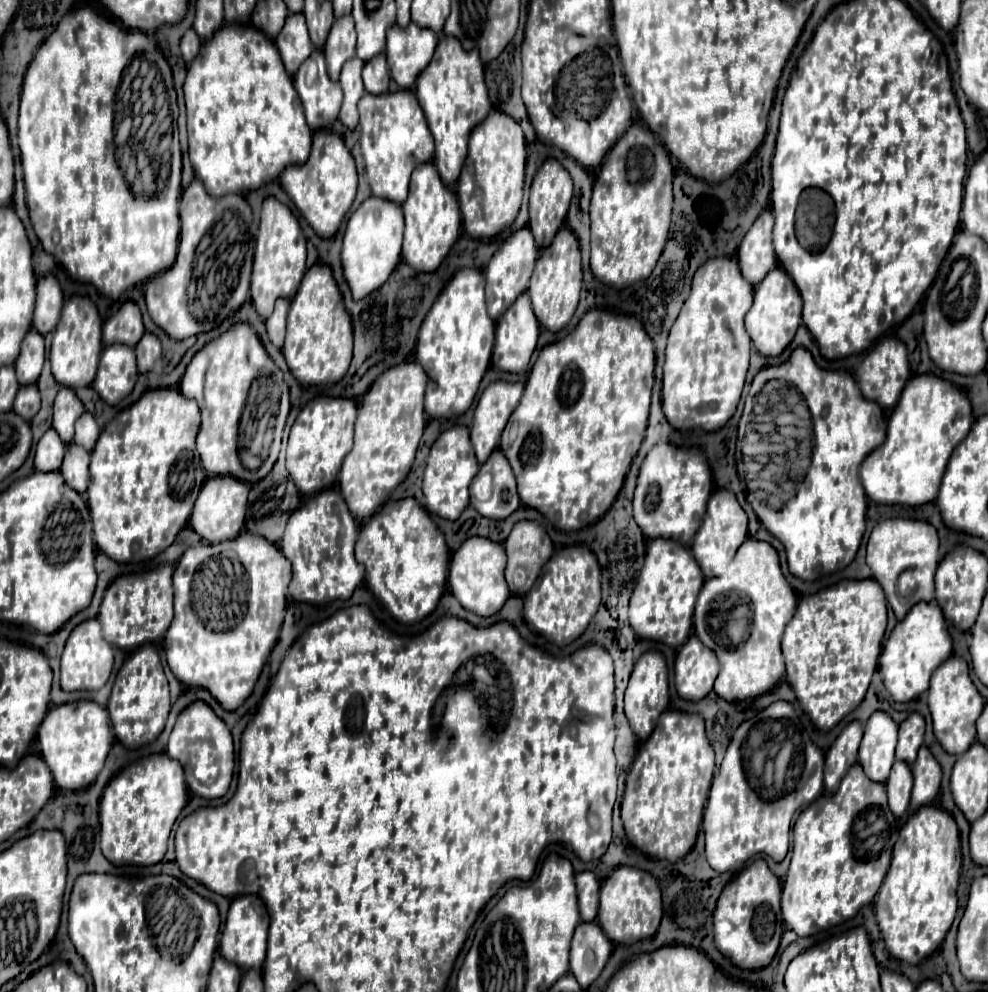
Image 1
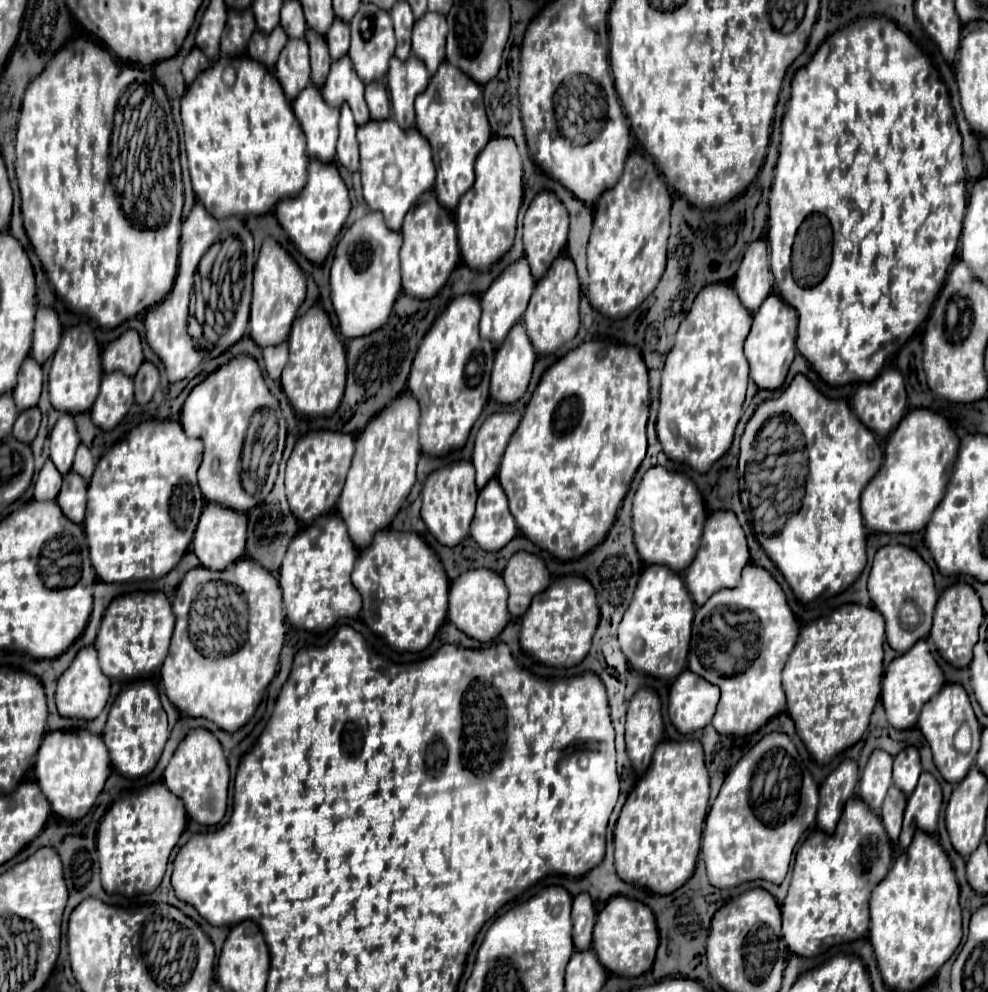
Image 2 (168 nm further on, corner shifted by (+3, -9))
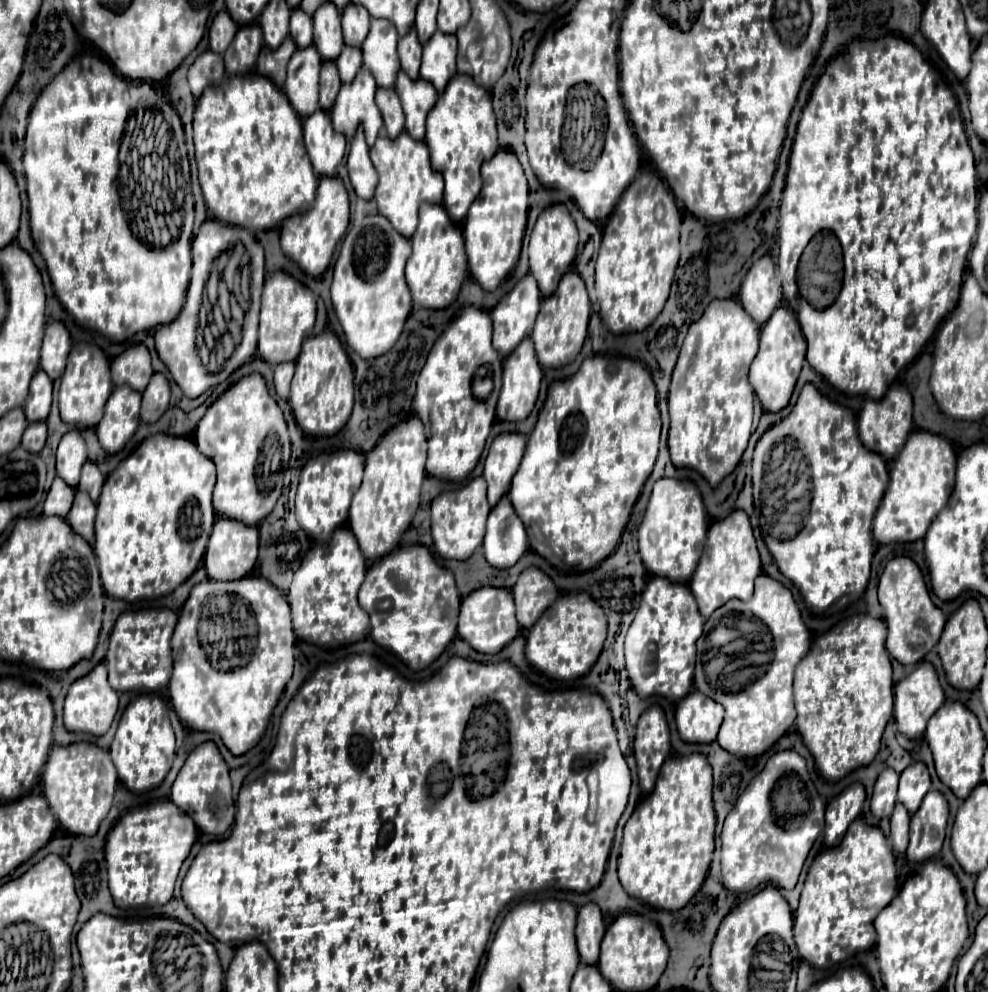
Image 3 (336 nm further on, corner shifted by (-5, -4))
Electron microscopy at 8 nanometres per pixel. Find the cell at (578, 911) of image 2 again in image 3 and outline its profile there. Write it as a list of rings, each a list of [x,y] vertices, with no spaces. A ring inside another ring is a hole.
[[[588,903],[582,909],[578,909],[578,923],[576,923],[576,943],[580,953],[580,963],[584,965],[596,965],[600,943],[606,933],[606,925],[602,919],[602,913],[598,905]]]

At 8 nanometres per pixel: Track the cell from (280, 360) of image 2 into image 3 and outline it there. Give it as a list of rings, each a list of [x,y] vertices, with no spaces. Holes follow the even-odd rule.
[[[278,365],[274,371],[274,387],[282,399],[288,399],[290,395],[292,377],[294,377],[294,365]]]

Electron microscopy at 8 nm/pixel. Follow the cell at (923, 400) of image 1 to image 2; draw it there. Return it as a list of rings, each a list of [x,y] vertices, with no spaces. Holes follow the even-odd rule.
[[[910,408],[888,436],[882,468],[862,492],[862,516],[866,526],[872,532],[890,534],[922,530],[946,492],[958,458],[958,446],[960,438],[942,414],[926,408]]]

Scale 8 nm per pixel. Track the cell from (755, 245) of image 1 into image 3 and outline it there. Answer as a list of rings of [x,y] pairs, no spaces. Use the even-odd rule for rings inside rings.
[[[764,255],[750,267],[742,281],[738,301],[758,325],[764,325],[772,317],[774,309],[778,309],[778,301],[782,301],[782,287],[778,285],[776,267],[770,255]]]

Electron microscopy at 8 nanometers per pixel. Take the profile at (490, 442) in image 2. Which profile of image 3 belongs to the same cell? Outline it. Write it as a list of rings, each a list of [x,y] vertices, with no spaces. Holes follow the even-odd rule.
[[[504,433],[494,439],[484,465],[484,479],[488,483],[490,507],[508,493],[510,481],[522,461],[526,449],[526,437],[520,433]]]

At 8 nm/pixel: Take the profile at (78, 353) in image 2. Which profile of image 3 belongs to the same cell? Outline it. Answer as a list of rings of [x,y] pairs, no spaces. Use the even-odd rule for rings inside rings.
[[[78,343],[72,347],[66,371],[62,375],[62,385],[58,393],[58,405],[60,405],[60,417],[64,423],[76,429],[92,429],[102,419],[102,409],[112,393],[112,381],[110,381],[110,363],[100,347],[92,343]]]

